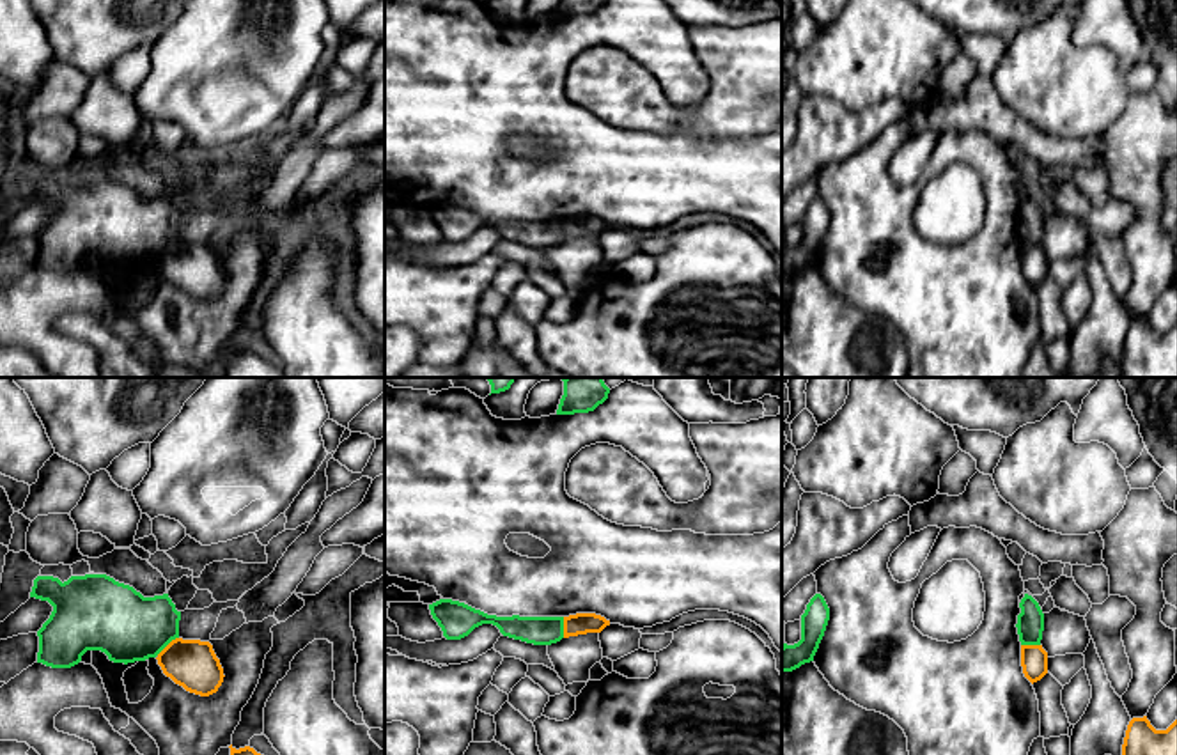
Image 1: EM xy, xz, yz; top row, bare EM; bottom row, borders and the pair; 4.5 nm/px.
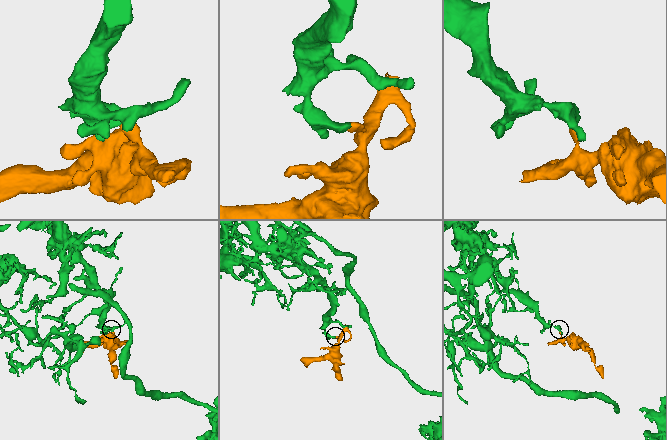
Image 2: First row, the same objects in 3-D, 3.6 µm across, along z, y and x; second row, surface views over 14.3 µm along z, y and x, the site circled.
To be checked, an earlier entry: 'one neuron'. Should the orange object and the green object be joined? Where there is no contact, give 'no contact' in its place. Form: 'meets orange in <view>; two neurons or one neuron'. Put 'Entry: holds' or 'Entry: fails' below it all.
meets orange in xy; two neurons
Entry: fails

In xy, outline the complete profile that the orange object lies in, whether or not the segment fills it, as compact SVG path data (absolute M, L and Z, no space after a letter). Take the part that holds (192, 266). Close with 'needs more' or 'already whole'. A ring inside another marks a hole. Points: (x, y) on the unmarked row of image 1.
M175 241L156 262L167 280L200 300L216 296L225 280L209 245Z | already whole

